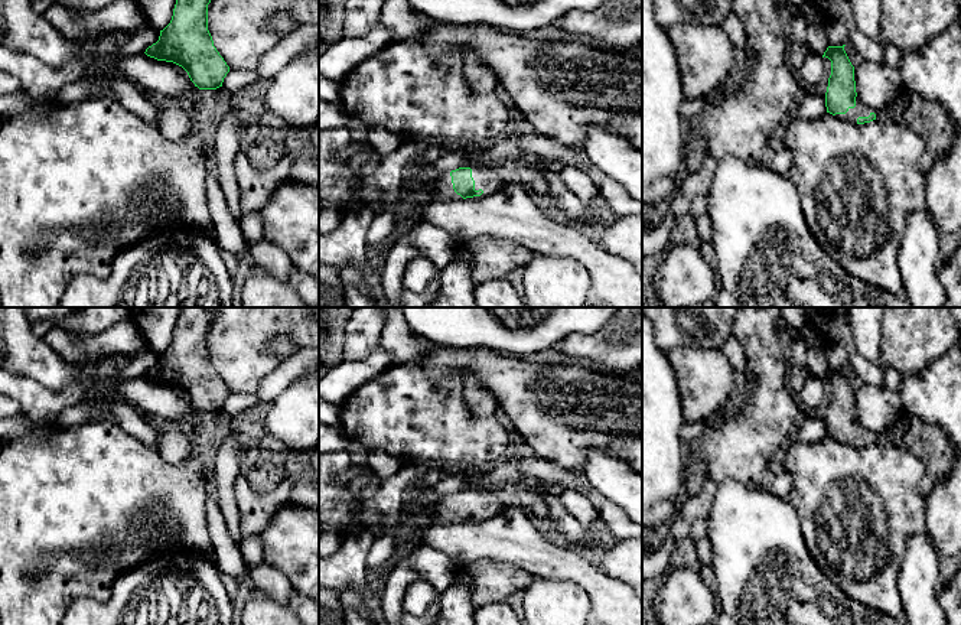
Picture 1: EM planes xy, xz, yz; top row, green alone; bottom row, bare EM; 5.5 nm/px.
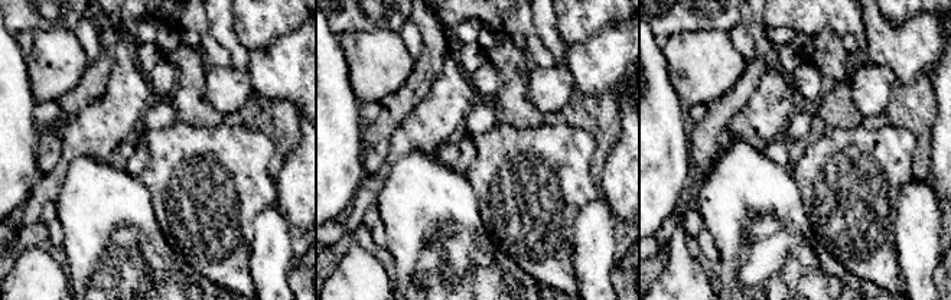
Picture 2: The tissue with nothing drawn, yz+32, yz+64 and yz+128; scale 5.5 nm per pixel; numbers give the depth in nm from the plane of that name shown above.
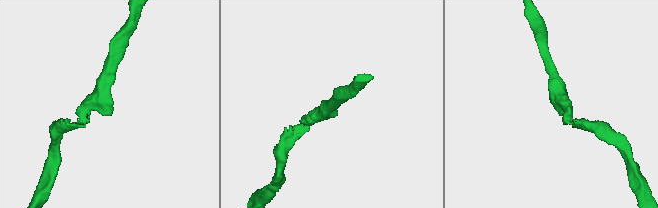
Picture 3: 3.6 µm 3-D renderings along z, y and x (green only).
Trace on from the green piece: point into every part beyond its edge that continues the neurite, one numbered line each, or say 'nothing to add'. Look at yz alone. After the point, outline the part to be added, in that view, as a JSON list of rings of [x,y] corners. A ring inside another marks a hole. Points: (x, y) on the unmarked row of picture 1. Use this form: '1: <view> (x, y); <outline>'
1: yz (860, 433); [[[856,420],[856,430],[854,432],[848,432],[848,434],[846,437],[835,437],[834,440],[848,445],[848,446],[857,446],[859,440],[869,440],[872,436],[877,436],[873,432],[867,430],[866,427],[863,427],[859,420]]]

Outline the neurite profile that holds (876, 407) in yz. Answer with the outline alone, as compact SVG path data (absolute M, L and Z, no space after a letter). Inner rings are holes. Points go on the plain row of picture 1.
M872 384L854 390L854 404L859 423L874 434L886 432L903 410L898 391Z

